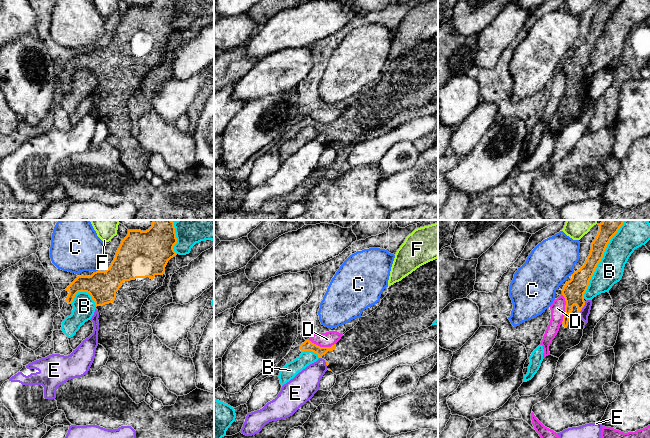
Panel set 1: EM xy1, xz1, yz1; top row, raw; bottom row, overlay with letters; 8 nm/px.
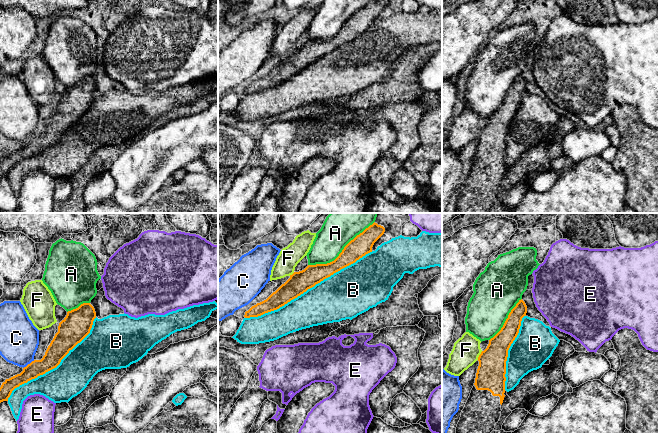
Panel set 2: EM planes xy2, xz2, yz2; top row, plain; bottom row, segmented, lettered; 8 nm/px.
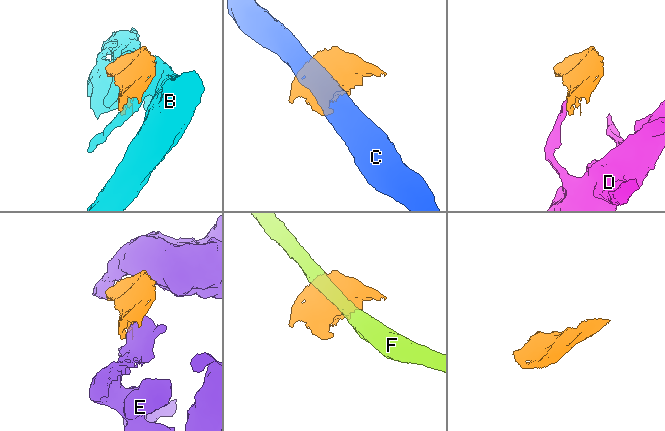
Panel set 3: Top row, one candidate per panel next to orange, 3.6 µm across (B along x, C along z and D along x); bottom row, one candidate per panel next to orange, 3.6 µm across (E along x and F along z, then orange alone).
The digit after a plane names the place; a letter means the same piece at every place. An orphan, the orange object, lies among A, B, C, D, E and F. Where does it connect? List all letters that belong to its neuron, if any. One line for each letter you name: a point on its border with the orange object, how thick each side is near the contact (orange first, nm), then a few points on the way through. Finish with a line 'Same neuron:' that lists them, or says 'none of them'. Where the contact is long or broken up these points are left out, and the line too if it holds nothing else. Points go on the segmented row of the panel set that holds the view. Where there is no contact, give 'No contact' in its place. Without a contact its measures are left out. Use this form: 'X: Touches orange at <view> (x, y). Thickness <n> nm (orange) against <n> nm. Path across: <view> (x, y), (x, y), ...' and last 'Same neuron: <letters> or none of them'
Same neuron: none of them

